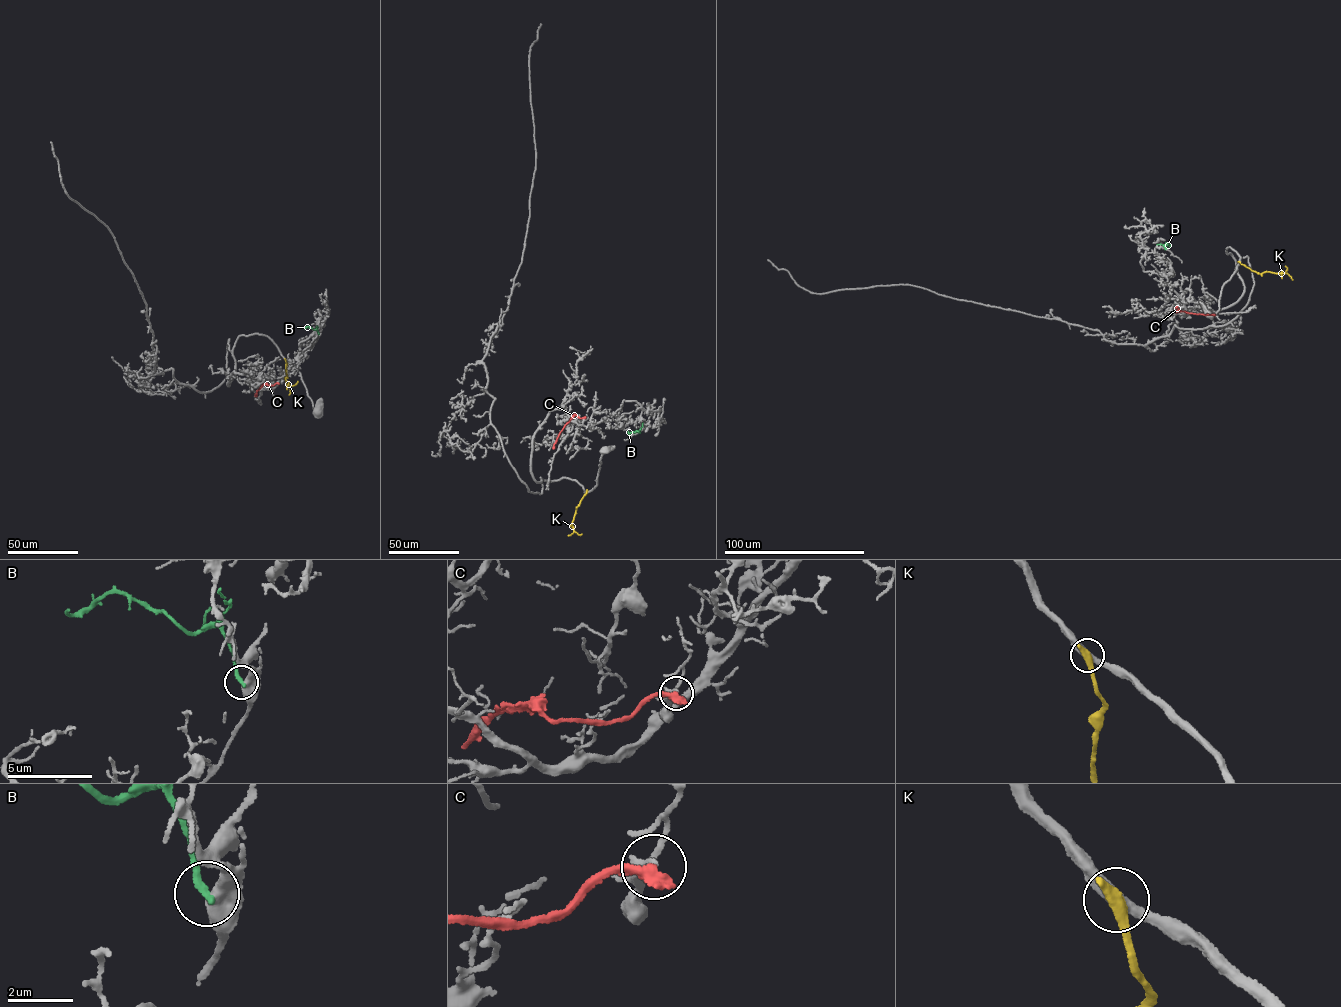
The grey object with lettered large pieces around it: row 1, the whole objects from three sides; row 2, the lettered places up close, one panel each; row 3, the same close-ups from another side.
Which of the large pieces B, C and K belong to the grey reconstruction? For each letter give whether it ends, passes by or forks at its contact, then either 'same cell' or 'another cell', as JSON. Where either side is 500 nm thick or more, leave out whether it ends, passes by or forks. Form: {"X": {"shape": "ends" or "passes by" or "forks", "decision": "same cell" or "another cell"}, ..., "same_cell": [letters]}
{"B": {"shape": "ends", "decision": "another cell"}, "C": {"shape": "ends", "decision": "another cell"}, "K": {"decision": "another cell"}, "same_cell": []}

